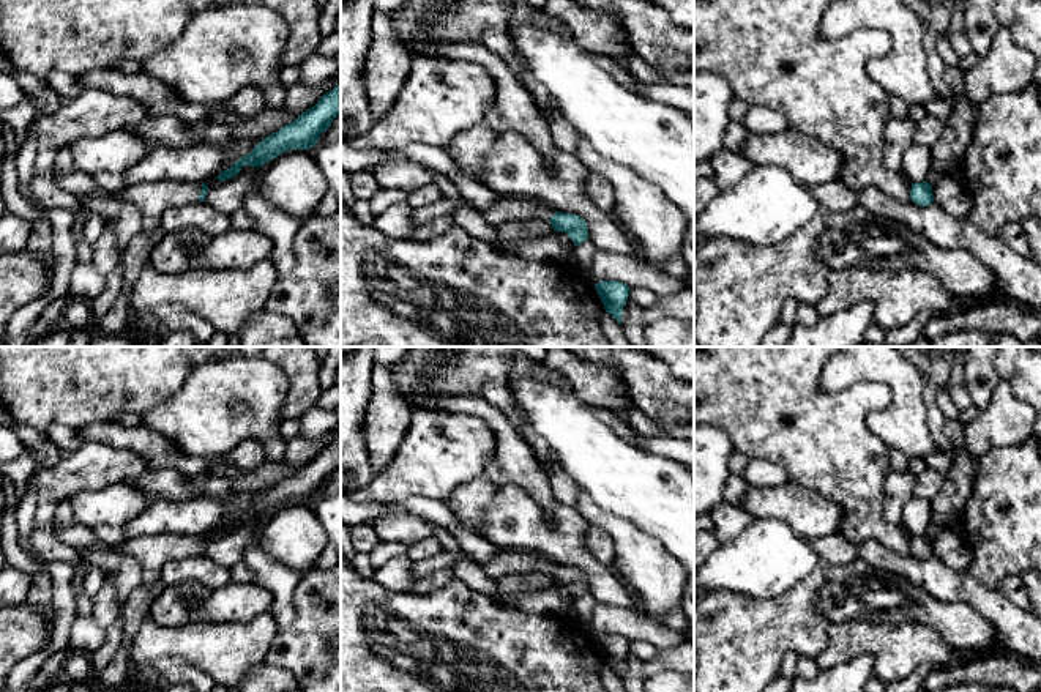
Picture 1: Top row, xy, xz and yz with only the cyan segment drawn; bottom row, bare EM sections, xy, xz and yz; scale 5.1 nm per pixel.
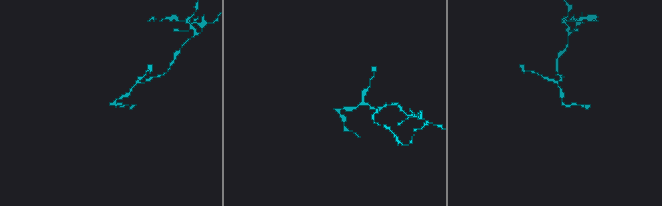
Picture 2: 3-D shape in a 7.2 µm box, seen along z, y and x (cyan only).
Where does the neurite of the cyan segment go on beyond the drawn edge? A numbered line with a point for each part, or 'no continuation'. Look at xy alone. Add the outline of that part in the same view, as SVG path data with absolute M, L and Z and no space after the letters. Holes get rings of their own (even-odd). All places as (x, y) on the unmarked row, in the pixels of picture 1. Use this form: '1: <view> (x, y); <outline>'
1: xy (153, 550); M158 533L128 539L114 550L132 556L140 563L140 585L153 585L159 580L167 561L199 555L202 536L183 536Z

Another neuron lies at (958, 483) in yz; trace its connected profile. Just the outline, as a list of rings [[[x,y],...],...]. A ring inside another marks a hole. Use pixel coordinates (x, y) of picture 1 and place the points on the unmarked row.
[[[957,418],[946,419],[943,430],[954,446],[954,459],[942,490],[931,500],[931,526],[946,525],[965,509],[978,473],[978,460],[964,446],[964,424]]]

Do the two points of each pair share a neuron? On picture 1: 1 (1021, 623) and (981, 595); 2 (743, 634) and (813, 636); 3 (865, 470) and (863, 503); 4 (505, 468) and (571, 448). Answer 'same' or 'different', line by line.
1: same
2: same
3: same
4: different

